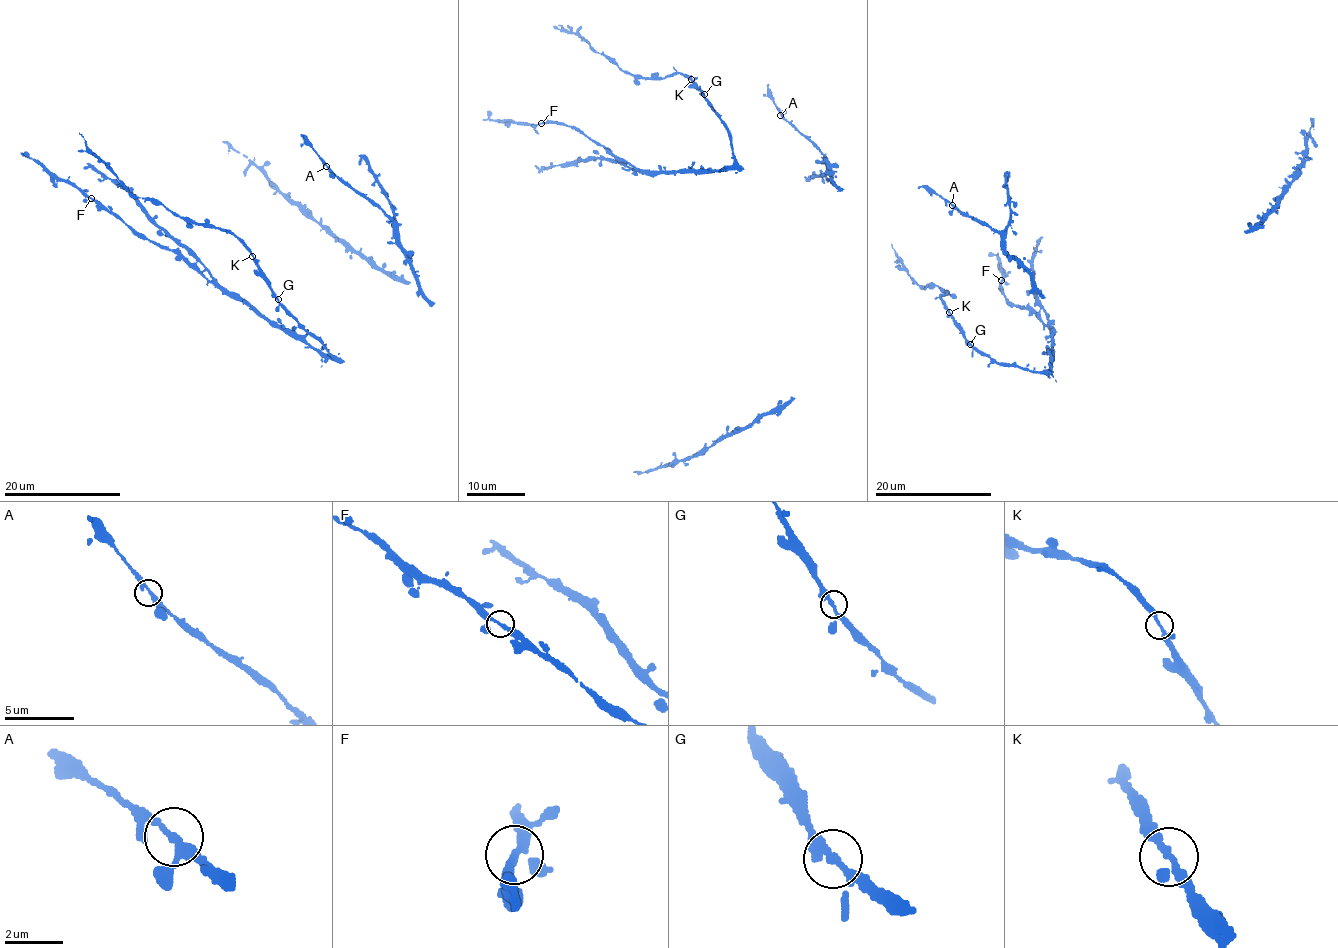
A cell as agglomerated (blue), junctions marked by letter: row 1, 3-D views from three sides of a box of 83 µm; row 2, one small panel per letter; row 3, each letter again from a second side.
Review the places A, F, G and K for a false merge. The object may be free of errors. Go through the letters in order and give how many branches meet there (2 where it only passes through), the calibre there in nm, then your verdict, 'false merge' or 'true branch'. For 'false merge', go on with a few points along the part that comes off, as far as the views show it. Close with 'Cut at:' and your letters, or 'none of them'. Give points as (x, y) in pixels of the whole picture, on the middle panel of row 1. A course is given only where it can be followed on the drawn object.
A: 3 branches meet; 220 nm thick; true branch
F: 3 branches meet; 200 nm thick; true branch
G: 3 branches meet; 240 nm thick; true branch
K: 3 branches meet; 200 nm thick; true branch
Cut at: none of them

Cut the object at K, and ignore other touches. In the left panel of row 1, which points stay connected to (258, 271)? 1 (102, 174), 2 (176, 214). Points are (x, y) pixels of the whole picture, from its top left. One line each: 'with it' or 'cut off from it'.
1: with it
2: cut off from it

